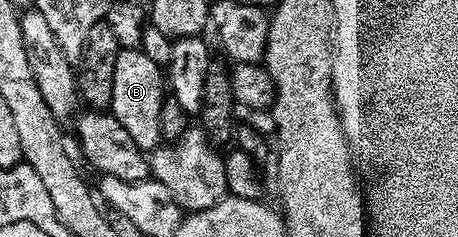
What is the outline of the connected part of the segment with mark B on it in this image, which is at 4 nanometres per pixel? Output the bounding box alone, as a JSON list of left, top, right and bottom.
[110,48,166,150]

